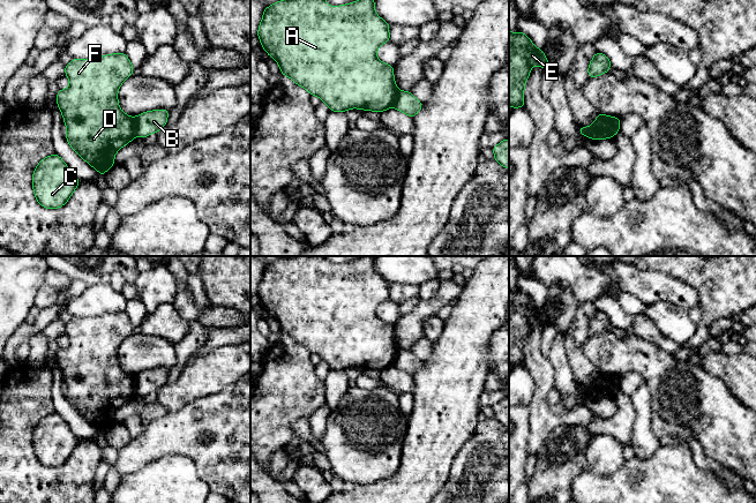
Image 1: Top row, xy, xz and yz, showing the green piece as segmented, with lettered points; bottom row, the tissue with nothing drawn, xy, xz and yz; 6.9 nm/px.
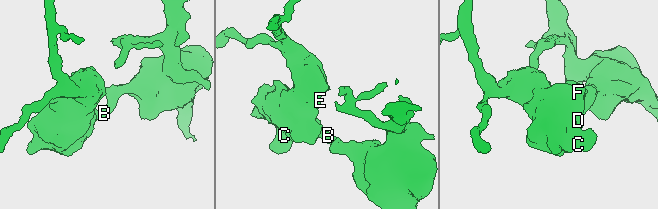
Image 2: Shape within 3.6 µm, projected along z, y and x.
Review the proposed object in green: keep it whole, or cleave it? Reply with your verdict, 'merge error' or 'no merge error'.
merge error

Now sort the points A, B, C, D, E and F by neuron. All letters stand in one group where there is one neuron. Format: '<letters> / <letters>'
A C D E F / B

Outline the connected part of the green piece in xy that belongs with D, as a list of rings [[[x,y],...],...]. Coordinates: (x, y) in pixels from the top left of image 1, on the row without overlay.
[[[126,311],[95,317],[73,317],[65,325],[69,346],[57,352],[57,361],[67,385],[66,399],[72,407],[104,435],[114,422],[118,408],[133,399],[134,376],[123,371],[118,361],[118,348],[132,335],[134,325]]]

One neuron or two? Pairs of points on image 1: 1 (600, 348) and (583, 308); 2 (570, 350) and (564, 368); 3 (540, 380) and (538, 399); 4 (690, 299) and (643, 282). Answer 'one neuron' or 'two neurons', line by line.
1: two neurons
2: two neurons
3: one neuron
4: one neuron

